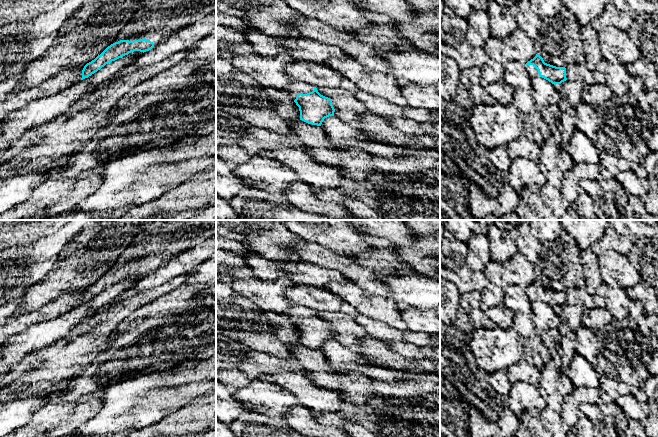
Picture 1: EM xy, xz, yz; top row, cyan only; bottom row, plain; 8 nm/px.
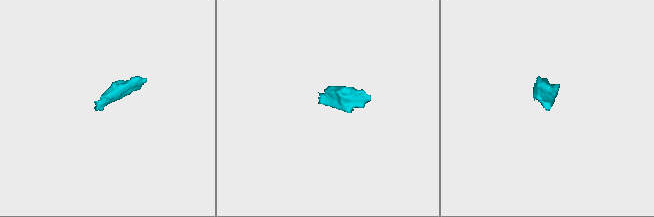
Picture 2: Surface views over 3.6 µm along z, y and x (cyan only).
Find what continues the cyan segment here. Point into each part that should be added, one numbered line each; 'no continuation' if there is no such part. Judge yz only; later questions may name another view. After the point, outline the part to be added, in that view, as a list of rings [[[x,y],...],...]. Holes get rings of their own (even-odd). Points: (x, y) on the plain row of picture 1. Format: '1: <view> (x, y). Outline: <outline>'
1: yz (533, 296). Outline: [[[526,289],[526,293],[531,302],[539,300],[538,294],[533,289]]]

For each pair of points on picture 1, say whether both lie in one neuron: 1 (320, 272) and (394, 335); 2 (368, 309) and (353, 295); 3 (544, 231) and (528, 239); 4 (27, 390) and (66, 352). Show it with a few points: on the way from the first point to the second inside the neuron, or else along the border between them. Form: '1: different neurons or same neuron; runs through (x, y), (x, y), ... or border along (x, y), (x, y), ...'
1: different neurons; border along (354, 311), (374, 319), (379, 319), (398, 329)
2: same neuron; runs through (364, 305), (357, 299)
3: different neurons; border along (529, 230), (541, 243)
4: same neuron; runs through (40, 386), (49, 384), (56, 377), (60, 365)

